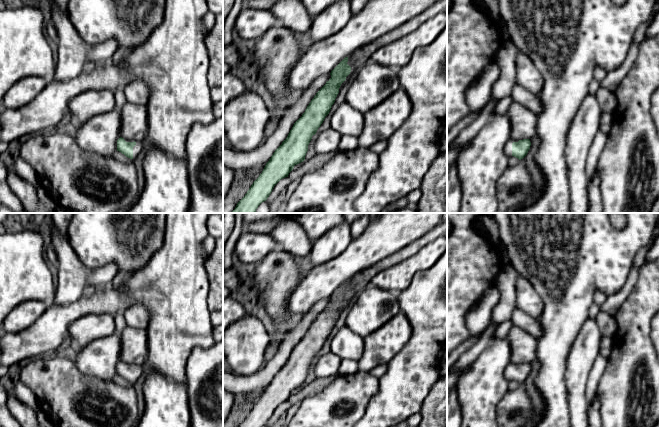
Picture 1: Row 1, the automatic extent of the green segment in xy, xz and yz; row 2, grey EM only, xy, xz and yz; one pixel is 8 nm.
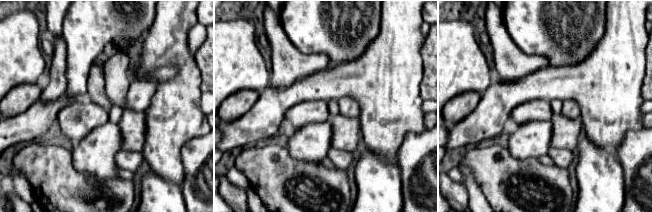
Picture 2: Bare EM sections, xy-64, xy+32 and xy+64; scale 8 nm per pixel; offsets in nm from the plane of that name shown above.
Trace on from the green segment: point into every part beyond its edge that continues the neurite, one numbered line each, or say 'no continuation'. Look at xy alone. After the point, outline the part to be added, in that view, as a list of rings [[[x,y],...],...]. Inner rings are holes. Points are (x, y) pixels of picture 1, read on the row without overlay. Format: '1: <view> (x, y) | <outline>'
1: xy (138, 372) | [[[135,365],[136,369],[133,371],[133,383],[137,382],[144,373],[142,365]]]

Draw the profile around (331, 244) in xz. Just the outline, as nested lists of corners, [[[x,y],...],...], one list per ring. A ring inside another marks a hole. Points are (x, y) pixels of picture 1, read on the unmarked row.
[[[344,221],[313,242],[309,253],[312,267],[330,261],[348,247],[352,241],[351,224]]]

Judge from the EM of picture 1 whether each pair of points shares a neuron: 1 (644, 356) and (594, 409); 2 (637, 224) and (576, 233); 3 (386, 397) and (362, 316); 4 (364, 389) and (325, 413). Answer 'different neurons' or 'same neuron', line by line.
1: different neurons
2: same neuron
3: different neurons
4: same neuron

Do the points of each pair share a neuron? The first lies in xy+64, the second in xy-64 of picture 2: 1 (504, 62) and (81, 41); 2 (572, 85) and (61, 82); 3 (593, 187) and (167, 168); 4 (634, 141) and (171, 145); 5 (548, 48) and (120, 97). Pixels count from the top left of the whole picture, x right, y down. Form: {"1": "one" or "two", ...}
{"1": "two", "2": "two", "3": "two", "4": "two", "5": "two"}

